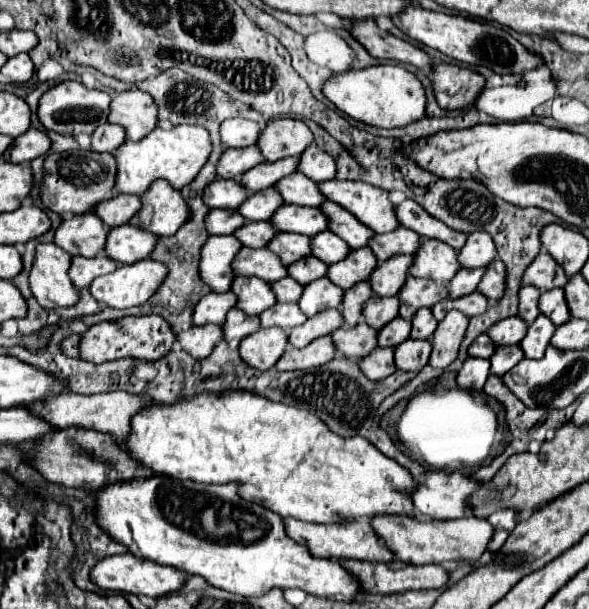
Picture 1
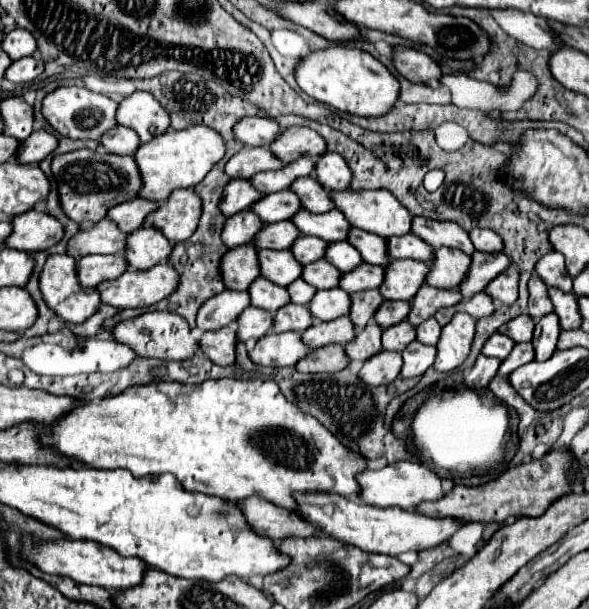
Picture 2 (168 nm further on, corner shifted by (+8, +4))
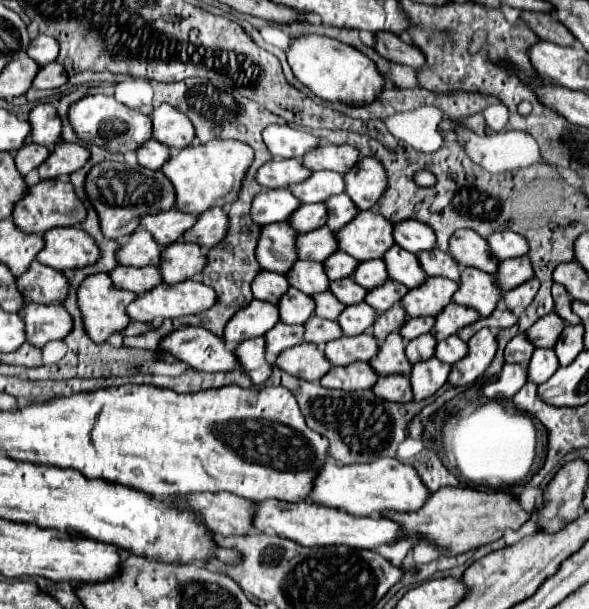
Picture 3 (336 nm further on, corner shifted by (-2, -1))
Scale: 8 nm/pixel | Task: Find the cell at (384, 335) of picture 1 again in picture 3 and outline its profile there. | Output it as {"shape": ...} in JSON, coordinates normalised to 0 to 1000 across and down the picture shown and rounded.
{"shape":[[[713,550],[710,557],[699,557],[689,567],[689,586],[696,596],[730,589],[737,583],[737,570],[740,570],[740,557],[733,550]]]}

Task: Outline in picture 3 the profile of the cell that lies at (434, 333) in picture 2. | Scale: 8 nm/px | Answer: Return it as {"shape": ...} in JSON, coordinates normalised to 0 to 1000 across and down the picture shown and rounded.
{"shape":[[[767,550],[764,557],[754,557],[754,560],[744,560],[744,570],[740,570],[740,586],[747,589],[747,593],[754,593],[754,596],[774,596],[778,589],[784,589],[788,583],[791,583],[791,563],[781,557],[781,553],[774,553],[774,550]]]}

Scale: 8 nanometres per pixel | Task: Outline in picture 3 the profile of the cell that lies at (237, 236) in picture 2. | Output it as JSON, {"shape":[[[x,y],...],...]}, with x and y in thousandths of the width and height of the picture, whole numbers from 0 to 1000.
{"shape":[[[486,366],[445,369],[445,386],[438,389],[438,412],[431,415],[441,438],[452,445],[486,448],[506,425],[499,396],[503,379]]]}

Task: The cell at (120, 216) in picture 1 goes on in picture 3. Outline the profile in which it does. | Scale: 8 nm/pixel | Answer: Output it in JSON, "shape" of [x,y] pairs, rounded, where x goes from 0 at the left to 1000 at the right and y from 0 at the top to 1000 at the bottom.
{"shape":[[[289,343],[268,353],[244,353],[238,373],[255,379],[255,386],[261,389],[261,396],[268,396],[268,402],[282,402],[306,392],[312,379],[329,369],[329,363],[333,363],[329,353]]]}

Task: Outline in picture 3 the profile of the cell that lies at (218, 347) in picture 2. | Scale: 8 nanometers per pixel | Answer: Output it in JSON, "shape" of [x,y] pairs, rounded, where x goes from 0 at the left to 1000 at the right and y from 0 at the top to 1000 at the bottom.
{"shape":[[[448,553],[404,563],[397,580],[404,583],[404,596],[411,596],[414,612],[428,622],[431,632],[445,632],[458,619],[458,596],[448,586]]]}

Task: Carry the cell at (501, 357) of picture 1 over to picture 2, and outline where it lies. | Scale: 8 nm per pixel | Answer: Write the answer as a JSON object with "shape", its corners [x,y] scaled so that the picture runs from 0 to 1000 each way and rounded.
{"shape":[[[900,562],[876,565],[873,575],[869,575],[869,581],[852,594],[852,601],[849,601],[849,617],[859,621],[859,617],[869,614],[876,604],[903,594],[907,588],[910,588],[910,581],[907,581],[907,568],[903,568]]]}

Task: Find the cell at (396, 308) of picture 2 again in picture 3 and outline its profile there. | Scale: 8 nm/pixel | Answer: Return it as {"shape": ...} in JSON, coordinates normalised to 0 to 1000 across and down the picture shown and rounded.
{"shape":[[[716,521],[716,524],[689,524],[679,550],[689,557],[689,563],[716,547],[727,547],[737,534],[737,521]]]}

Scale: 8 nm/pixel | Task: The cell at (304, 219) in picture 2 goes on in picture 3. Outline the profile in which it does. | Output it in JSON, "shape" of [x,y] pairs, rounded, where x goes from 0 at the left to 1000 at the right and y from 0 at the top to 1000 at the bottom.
{"shape":[[[611,346],[567,386],[574,386],[574,406],[608,429],[649,425],[652,412],[669,402],[662,363],[628,346]]]}

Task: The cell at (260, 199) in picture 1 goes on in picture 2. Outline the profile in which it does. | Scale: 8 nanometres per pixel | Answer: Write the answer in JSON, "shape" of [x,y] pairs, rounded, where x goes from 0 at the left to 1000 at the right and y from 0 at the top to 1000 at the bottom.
{"shape":[[[496,312],[469,315],[469,319],[452,319],[435,338],[428,338],[428,348],[435,348],[445,365],[479,365],[479,361],[496,361],[499,351],[513,345],[509,325]]]}

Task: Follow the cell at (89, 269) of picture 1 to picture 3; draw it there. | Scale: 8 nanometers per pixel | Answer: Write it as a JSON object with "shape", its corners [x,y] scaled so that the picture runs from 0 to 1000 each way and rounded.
{"shape":[[[211,435],[194,438],[194,445],[187,445],[187,458],[194,471],[228,478],[231,484],[261,475],[275,461],[268,438],[211,438]]]}

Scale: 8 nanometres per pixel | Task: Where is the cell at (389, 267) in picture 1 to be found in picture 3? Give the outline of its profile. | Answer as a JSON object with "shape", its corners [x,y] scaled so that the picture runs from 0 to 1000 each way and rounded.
{"shape":[[[723,455],[716,471],[703,471],[683,491],[683,504],[689,507],[693,521],[716,521],[716,517],[744,517],[764,494],[778,465],[757,455]]]}

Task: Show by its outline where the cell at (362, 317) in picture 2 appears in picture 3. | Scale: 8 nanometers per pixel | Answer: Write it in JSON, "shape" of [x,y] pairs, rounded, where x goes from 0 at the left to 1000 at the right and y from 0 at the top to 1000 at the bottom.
{"shape":[[[662,504],[662,511],[652,511],[642,517],[642,524],[632,537],[632,550],[649,567],[655,550],[666,544],[676,544],[686,534],[686,527],[689,527],[689,511],[683,504]]]}

